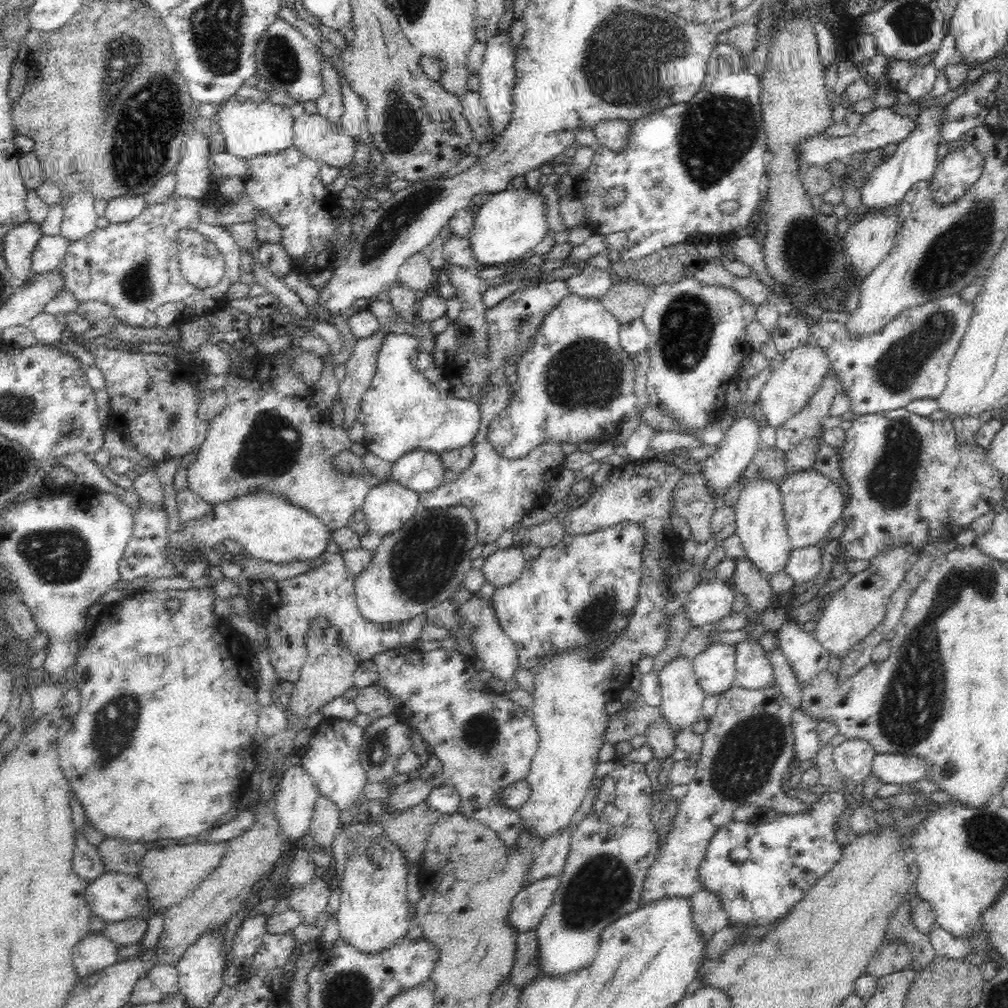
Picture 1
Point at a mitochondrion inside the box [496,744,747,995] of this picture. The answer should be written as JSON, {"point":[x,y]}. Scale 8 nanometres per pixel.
{"point":[599,887]}

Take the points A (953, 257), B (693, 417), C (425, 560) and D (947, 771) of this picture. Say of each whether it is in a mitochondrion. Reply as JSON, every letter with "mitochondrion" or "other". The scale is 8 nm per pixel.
{"A":"mitochondrion","B":"other","C":"mitochondrion","D":"other"}

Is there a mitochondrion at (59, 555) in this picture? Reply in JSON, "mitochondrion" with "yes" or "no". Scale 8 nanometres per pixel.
{"mitochondrion":"yes"}

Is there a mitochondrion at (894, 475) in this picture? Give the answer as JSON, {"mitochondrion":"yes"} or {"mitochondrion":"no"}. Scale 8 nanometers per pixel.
{"mitochondrion":"yes"}

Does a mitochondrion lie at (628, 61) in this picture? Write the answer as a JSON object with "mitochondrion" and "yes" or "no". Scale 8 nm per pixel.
{"mitochondrion":"yes"}

